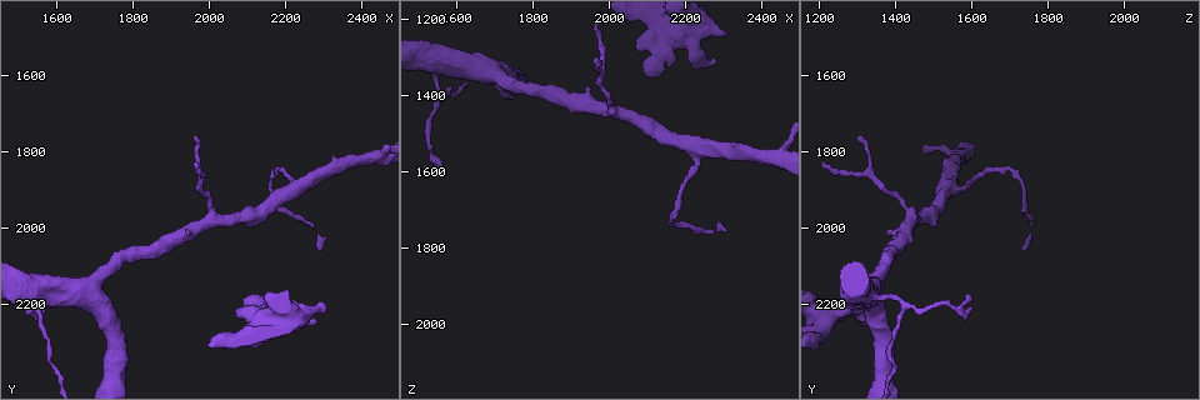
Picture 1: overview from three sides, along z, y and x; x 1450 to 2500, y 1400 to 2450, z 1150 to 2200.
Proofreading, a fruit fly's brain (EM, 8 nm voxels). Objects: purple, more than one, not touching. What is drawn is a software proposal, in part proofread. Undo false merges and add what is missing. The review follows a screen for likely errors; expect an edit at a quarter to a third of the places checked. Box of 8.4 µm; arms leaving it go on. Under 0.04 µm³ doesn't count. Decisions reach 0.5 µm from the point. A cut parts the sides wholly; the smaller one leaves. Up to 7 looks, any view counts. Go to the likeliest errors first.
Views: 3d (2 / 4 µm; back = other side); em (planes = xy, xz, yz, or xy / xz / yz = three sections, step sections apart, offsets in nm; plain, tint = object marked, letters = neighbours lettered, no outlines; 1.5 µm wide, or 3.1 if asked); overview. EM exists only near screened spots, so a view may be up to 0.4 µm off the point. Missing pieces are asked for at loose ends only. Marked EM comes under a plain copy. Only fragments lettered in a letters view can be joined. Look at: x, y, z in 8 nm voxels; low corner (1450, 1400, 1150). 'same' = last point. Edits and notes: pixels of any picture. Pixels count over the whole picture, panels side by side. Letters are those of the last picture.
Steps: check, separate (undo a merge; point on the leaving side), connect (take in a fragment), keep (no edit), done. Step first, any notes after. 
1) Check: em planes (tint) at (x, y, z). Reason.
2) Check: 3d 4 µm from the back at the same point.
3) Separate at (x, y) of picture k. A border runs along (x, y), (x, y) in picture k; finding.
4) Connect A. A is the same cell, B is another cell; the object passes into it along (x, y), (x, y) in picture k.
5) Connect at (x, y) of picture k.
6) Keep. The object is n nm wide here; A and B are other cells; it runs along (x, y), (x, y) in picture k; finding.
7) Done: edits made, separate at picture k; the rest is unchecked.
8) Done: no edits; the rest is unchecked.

Check: 3d 2 µm at (2070, 2220, 1285).

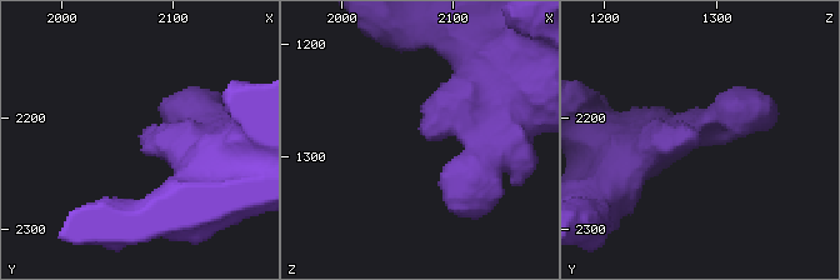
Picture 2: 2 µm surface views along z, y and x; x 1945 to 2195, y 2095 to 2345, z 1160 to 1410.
Check: em xz step 4 (letters) at (2070, 2214, 1278). Now the EM.

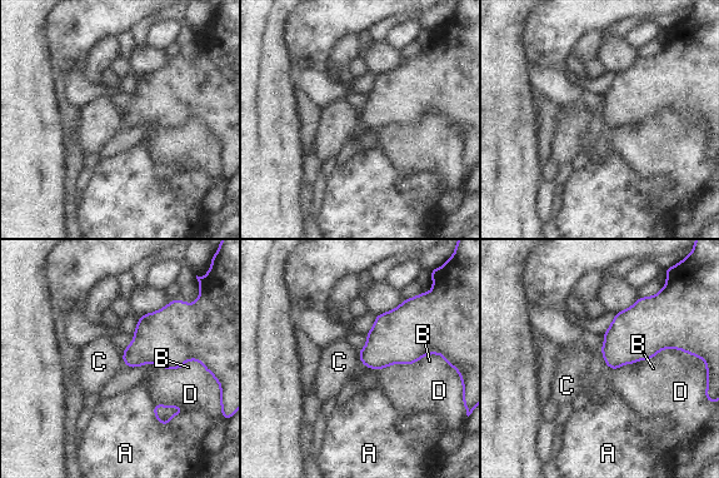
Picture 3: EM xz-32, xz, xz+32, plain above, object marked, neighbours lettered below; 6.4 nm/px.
Keep. A, B, C and D are other cells; a border runs along (358, 350), (360, 361) in picture 3; none of them fits.

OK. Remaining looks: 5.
Check: em xz step 4 (letters) at (1955, 1760, 1305). Branch stops here.

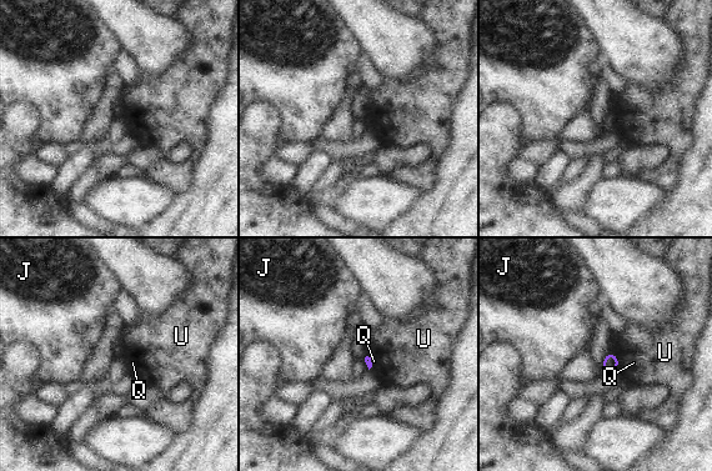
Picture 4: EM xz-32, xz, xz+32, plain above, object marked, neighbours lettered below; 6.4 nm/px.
Check: em planes (letters) at the same point.

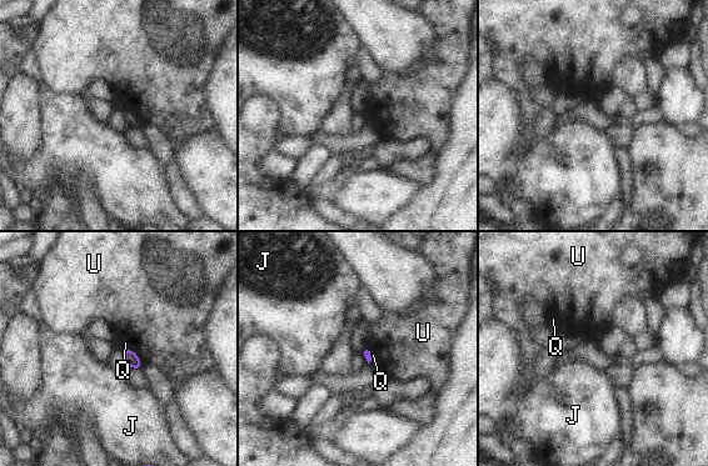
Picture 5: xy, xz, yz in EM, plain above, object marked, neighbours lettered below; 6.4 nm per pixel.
Keep. J, Q and U are other cells; a border runs along (124, 347), (129, 349) in picture 5; none of them fits.

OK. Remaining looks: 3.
Check: em planes (letters) at (2295, 2195, 1240). Free end.

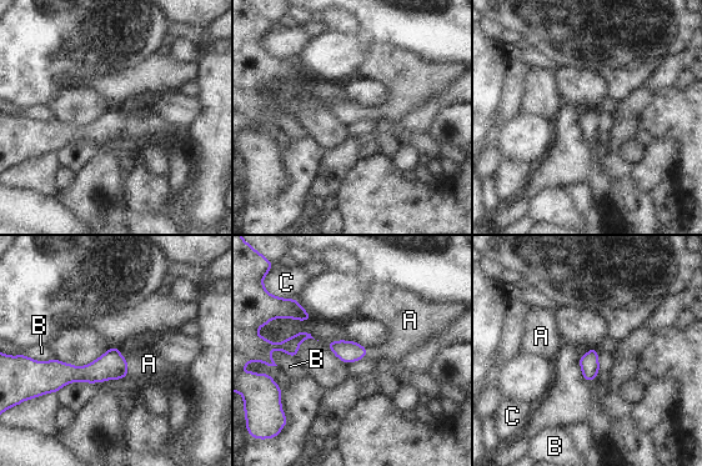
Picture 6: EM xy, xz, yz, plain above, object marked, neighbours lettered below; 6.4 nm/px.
Connect A. A is the same cell, B and C are other cells; the object passes into it along (111, 365), (126, 371), (149, 364) in picture 6; it goes on there.

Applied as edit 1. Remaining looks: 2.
Done: edits made, connect at picture 6; the rest is unchecked.

